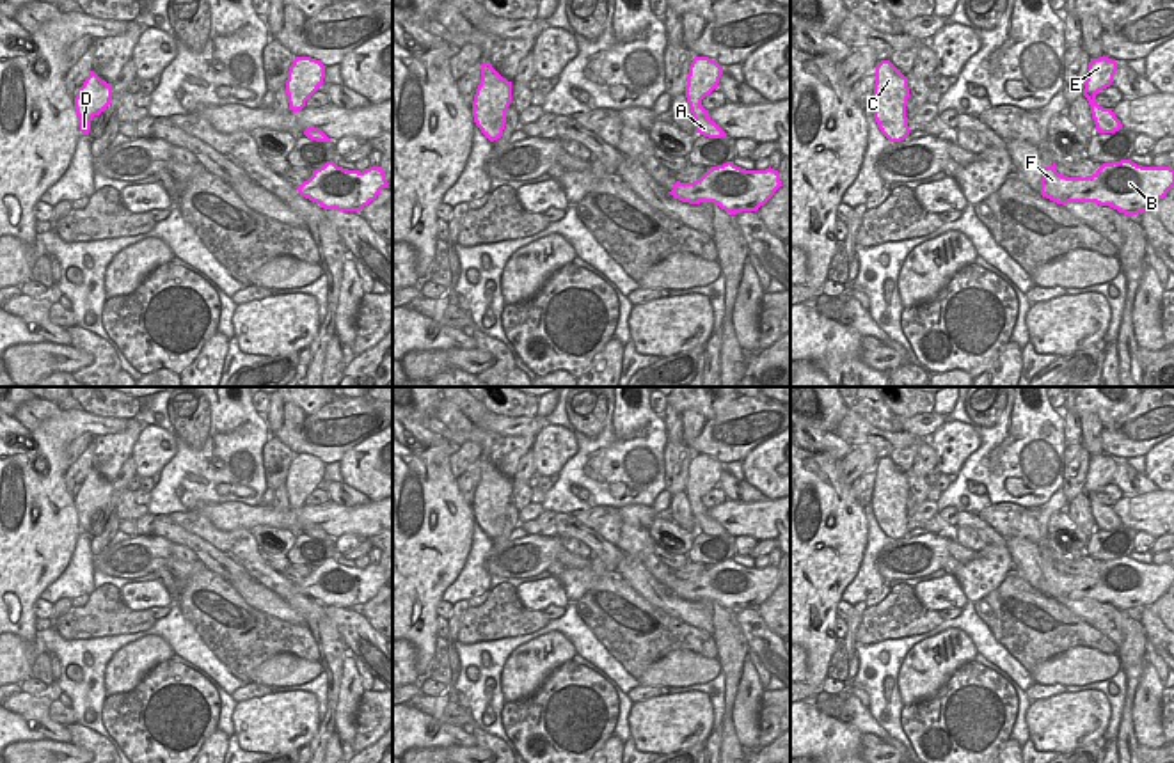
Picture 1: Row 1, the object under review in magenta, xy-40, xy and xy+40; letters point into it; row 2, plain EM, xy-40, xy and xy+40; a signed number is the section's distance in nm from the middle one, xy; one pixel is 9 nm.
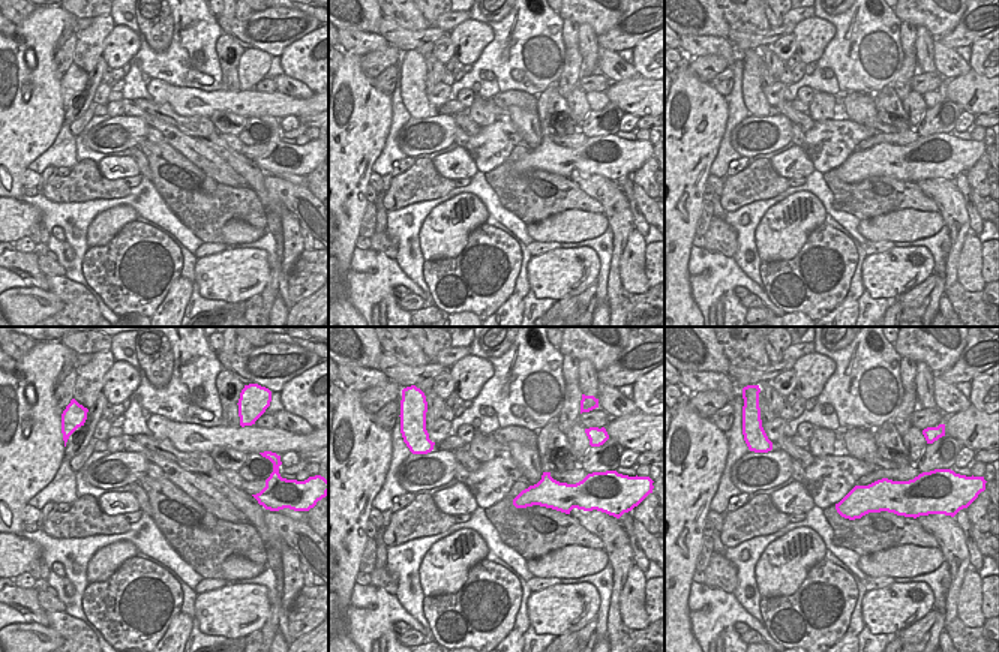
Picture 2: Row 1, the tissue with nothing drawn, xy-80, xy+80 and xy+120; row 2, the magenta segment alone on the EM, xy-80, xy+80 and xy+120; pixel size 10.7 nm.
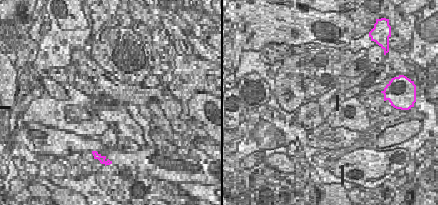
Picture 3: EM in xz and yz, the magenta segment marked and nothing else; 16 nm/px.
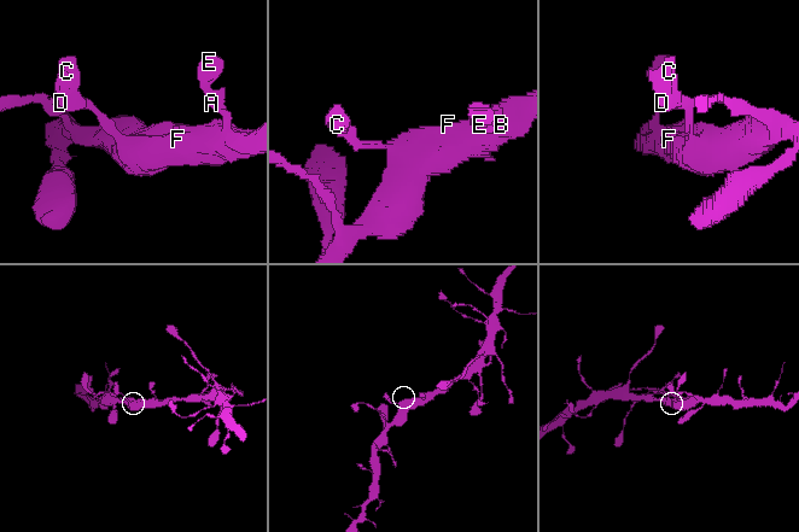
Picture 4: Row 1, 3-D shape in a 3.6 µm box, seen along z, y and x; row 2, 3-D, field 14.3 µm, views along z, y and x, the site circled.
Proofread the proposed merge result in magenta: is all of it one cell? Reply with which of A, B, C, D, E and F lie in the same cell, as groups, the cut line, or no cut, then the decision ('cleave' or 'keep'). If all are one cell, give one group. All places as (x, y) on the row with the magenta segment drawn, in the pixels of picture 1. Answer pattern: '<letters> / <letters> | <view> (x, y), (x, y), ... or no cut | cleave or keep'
A B C D E F | no cut | keep

